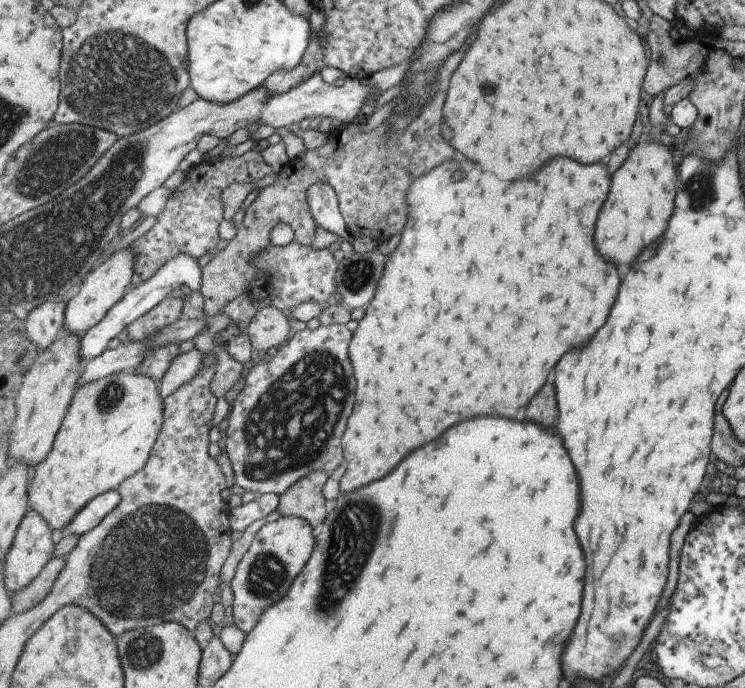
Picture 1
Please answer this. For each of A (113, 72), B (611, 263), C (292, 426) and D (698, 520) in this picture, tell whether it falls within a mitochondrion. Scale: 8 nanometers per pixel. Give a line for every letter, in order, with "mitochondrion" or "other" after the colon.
A: mitochondrion
B: other
C: mitochondrion
D: other

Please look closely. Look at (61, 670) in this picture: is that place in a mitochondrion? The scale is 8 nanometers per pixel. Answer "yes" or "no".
no

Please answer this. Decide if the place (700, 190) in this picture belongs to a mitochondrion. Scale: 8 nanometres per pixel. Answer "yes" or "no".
yes

